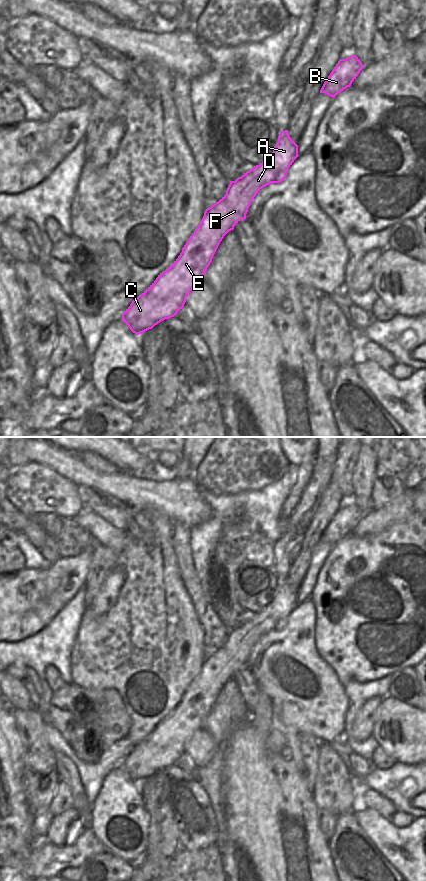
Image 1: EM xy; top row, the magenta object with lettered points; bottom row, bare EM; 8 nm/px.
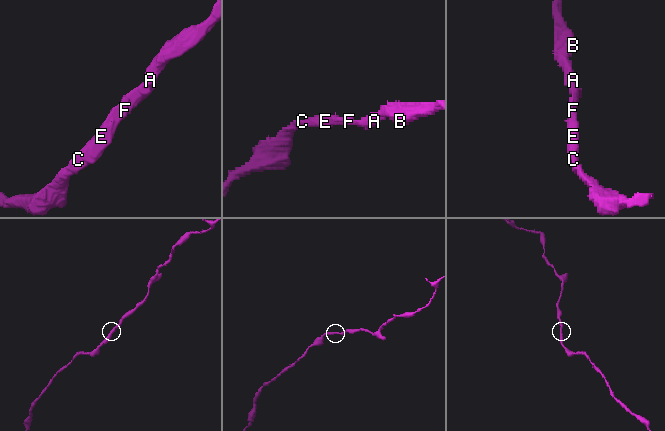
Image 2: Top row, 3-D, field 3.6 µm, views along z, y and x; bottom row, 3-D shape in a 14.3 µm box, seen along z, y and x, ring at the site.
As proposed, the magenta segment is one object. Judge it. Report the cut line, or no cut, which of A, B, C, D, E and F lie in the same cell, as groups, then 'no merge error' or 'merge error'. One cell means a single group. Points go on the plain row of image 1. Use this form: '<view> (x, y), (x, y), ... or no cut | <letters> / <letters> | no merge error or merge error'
no cut | A B C D E F | no merge error

